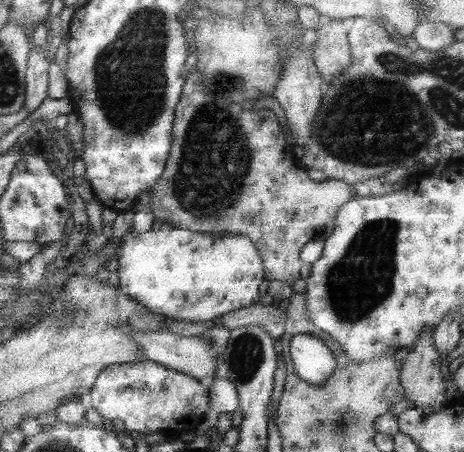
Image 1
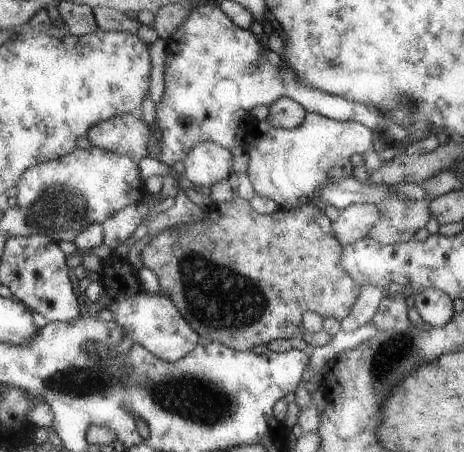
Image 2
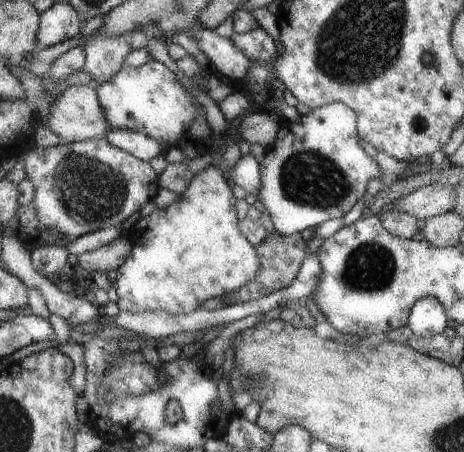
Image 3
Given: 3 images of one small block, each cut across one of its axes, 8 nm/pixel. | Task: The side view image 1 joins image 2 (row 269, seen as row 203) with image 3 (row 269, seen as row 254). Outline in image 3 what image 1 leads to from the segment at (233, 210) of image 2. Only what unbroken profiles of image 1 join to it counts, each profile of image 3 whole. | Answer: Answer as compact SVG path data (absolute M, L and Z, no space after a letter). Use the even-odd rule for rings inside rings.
M275 232L275 236L267 236L265 242L261 242L255 248L263 260L263 270L259 272L259 276L251 284L243 286L239 292L233 292L231 296L225 296L225 298L237 298L237 302L251 302L251 300L261 300L265 296L281 292L285 288L291 288L291 284L295 284L295 280L299 278L303 264L307 260L307 240L303 240L301 234L281 236Z

